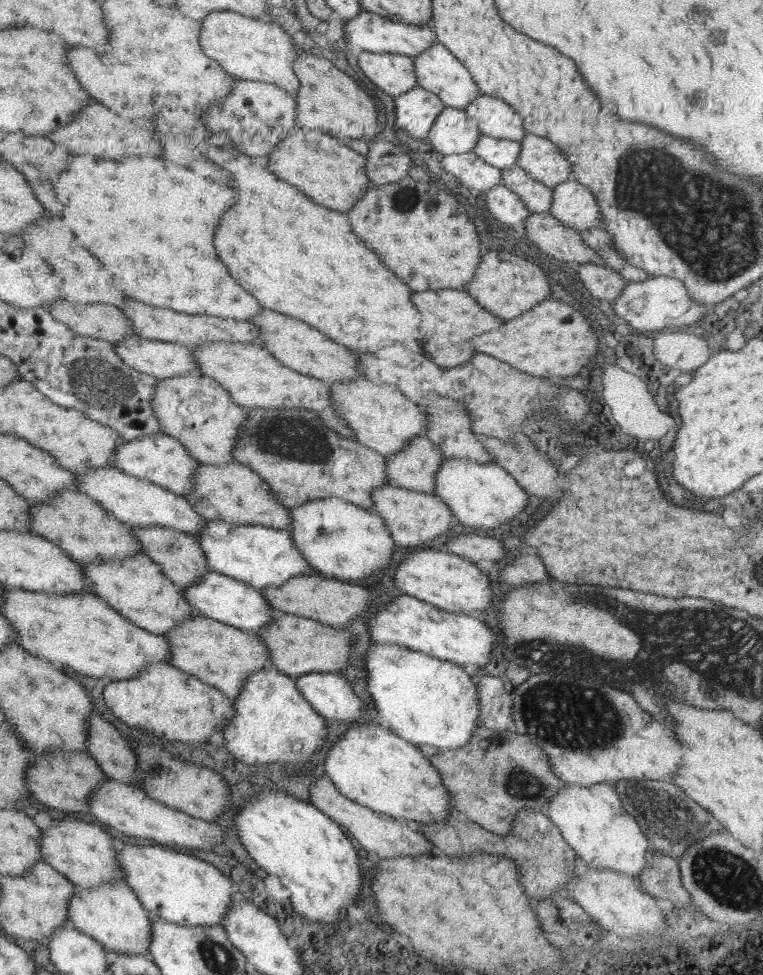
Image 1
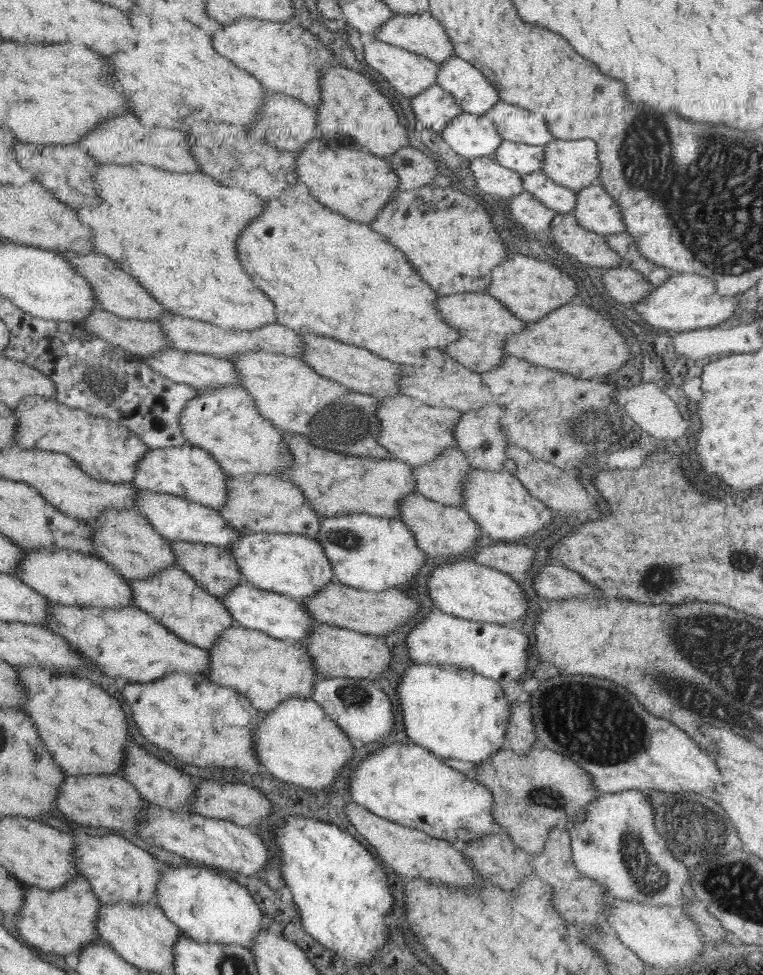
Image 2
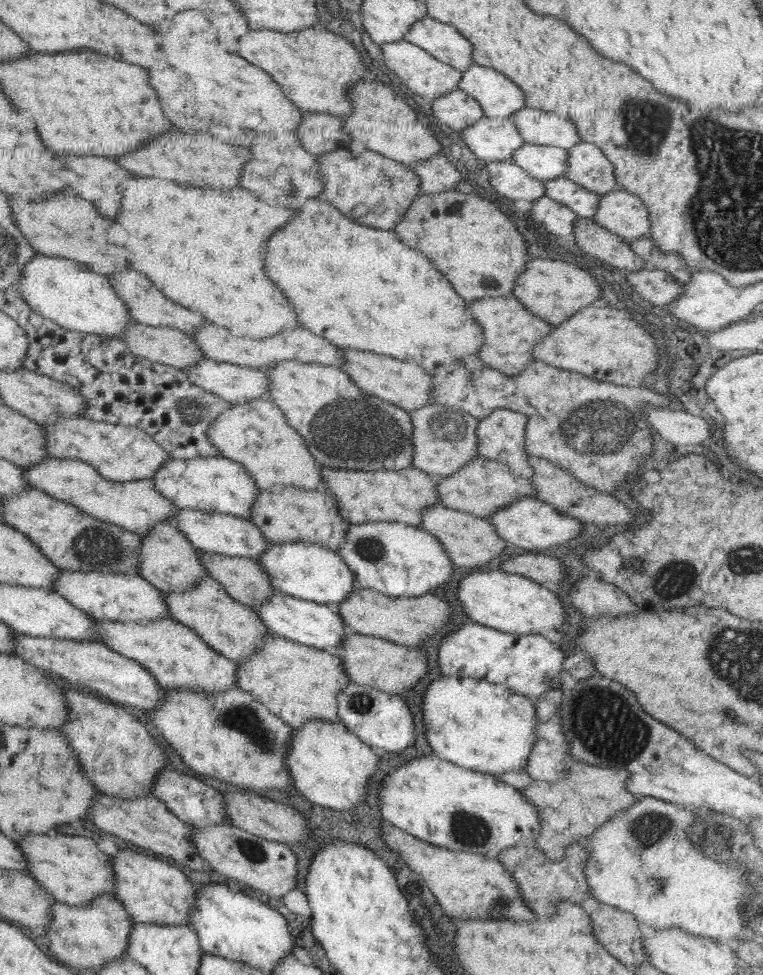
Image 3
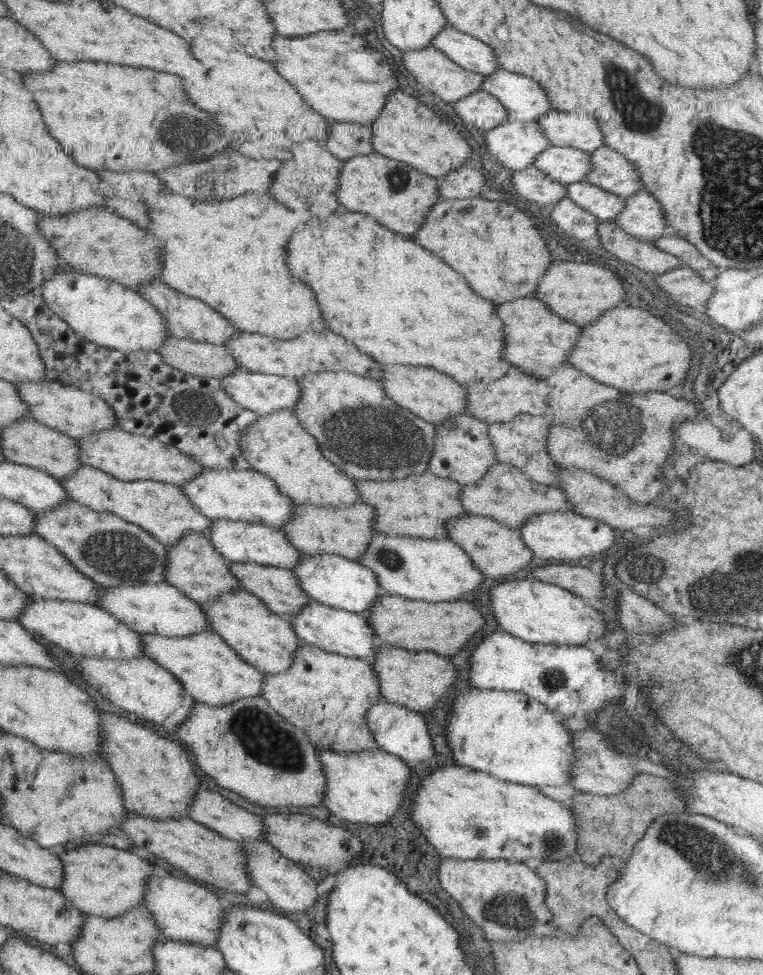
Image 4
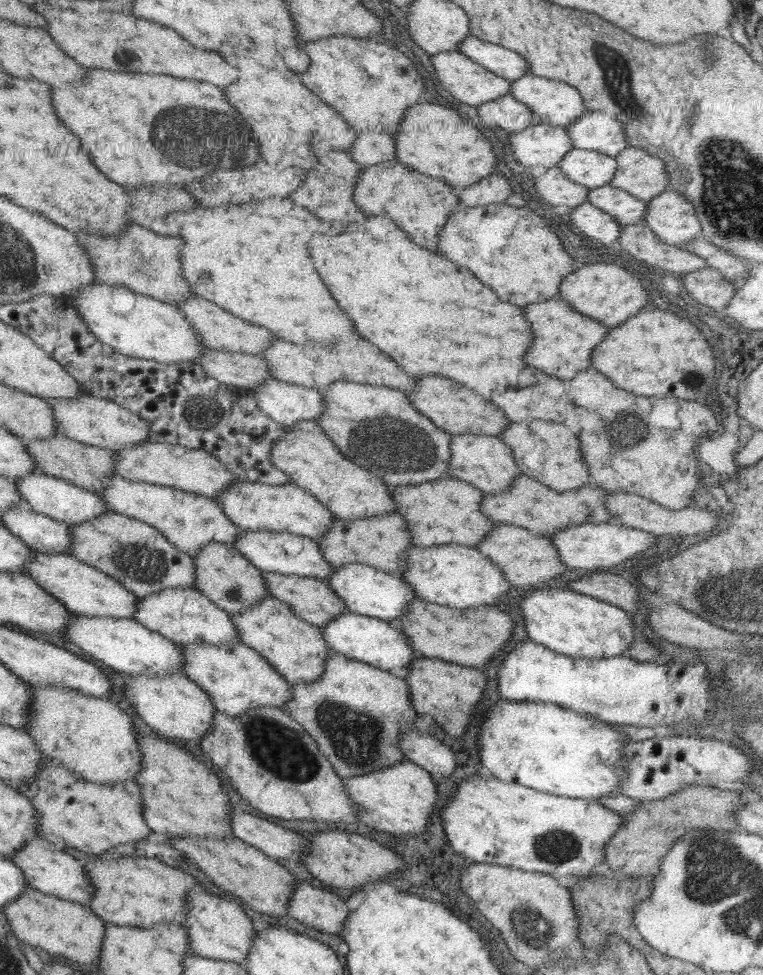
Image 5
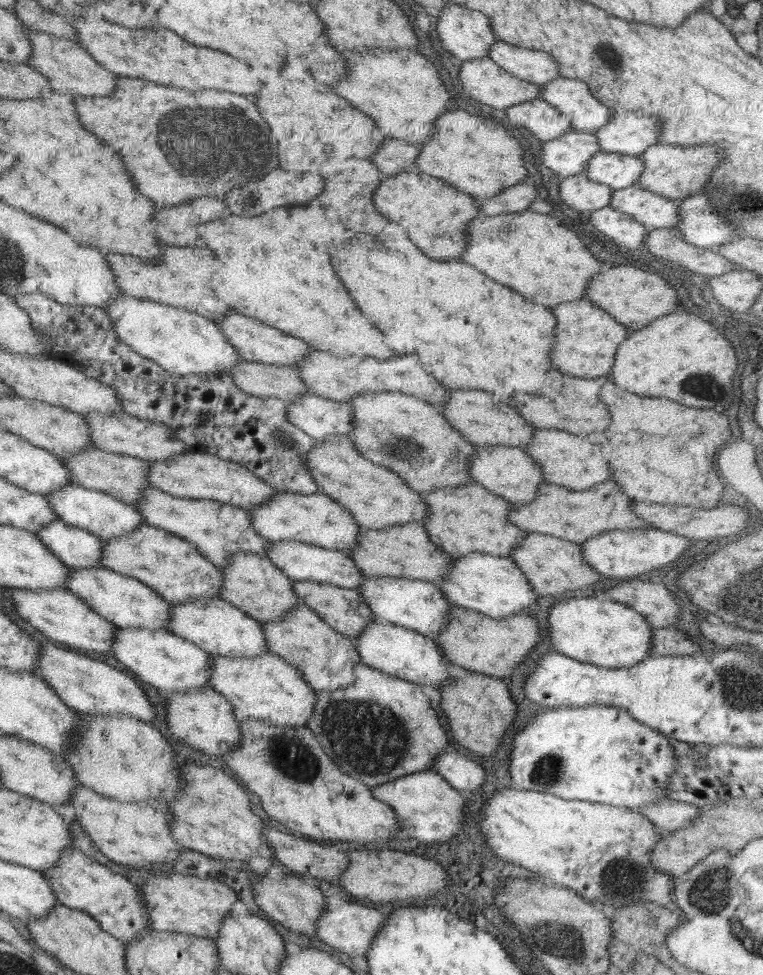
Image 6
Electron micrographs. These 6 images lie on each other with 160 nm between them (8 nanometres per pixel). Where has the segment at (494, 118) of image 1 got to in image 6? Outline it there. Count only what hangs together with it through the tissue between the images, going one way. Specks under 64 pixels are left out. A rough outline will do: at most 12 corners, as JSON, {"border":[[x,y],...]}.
{"border":[[612,113],[595,131],[600,152],[637,157],[655,145],[649,114]]}

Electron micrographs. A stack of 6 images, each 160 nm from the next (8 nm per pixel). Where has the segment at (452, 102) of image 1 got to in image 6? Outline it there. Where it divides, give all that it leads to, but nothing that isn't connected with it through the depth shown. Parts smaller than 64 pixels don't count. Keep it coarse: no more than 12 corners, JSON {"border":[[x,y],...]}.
{"border":[[557,77],[540,85],[571,129],[595,135],[613,110],[585,82]]}

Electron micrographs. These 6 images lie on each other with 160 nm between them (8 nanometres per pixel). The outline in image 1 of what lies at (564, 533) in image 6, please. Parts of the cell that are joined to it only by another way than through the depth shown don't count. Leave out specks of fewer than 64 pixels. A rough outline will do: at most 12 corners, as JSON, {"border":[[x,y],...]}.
{"border":[[423,436],[386,458],[389,484],[434,494],[444,459]]}

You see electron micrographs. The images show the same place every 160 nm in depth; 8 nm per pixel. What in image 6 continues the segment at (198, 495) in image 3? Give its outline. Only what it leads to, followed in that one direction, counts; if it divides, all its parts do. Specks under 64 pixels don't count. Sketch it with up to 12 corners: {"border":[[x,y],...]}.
{"border":[[277,492],[248,512],[268,541],[342,552],[352,514],[321,492]]}

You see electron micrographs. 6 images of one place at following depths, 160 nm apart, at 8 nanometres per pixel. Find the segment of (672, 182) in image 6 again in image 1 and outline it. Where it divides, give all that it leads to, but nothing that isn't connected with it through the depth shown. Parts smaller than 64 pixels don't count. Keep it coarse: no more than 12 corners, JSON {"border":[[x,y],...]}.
{"border":[[531,134],[515,167],[550,189],[570,180],[557,146]]}

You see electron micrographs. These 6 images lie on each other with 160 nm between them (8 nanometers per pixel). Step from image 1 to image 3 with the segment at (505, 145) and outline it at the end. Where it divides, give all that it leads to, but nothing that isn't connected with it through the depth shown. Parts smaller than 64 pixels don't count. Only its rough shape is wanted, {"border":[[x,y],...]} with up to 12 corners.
{"border":[[523,143],[511,162],[537,180],[567,169],[567,149]]}

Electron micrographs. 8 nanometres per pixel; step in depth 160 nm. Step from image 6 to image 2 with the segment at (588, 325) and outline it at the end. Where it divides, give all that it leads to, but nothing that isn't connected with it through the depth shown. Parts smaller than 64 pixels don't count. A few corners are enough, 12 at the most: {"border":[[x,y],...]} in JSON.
{"border":[[453,294],[437,310],[461,366],[489,372],[527,323],[489,294]]}

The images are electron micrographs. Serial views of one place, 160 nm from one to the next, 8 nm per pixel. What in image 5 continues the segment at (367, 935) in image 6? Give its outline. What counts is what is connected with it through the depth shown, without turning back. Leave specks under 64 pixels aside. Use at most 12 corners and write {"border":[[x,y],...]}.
{"border":[[298,882],[287,916],[340,936],[350,913],[336,894]]}

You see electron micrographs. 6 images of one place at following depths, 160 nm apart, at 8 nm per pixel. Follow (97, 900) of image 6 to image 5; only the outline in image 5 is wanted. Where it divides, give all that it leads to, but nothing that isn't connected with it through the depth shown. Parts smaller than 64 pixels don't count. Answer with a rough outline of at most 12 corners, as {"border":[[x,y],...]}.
{"border":[[35,836],[10,860],[29,888],[87,906],[83,861]]}

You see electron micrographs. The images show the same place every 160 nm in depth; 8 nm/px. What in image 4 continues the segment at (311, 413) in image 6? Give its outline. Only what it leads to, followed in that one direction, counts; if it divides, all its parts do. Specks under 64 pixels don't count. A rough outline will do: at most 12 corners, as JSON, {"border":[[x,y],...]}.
{"border":[[245,368],[217,378],[258,417],[293,410],[296,379]]}

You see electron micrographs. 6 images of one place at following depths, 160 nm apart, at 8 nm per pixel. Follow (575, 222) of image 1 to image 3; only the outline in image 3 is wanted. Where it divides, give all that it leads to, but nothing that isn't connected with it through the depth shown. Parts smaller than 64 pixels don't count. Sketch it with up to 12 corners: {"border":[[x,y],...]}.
{"border":[[633,194],[599,196],[591,219],[624,241],[647,237],[646,206]]}

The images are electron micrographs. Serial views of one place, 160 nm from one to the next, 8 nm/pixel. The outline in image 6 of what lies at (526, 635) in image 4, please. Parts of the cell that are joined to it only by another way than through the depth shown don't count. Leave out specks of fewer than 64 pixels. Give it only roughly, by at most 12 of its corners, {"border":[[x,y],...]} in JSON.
{"border":[[589,594],[547,608],[549,648],[627,668],[653,629],[643,615]]}

